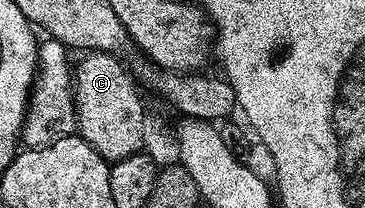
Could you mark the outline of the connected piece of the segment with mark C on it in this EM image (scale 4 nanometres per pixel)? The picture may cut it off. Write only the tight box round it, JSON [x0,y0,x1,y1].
[72,51,148,163]

